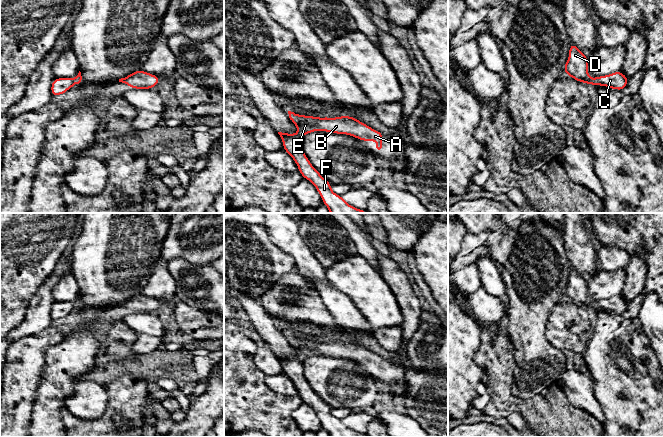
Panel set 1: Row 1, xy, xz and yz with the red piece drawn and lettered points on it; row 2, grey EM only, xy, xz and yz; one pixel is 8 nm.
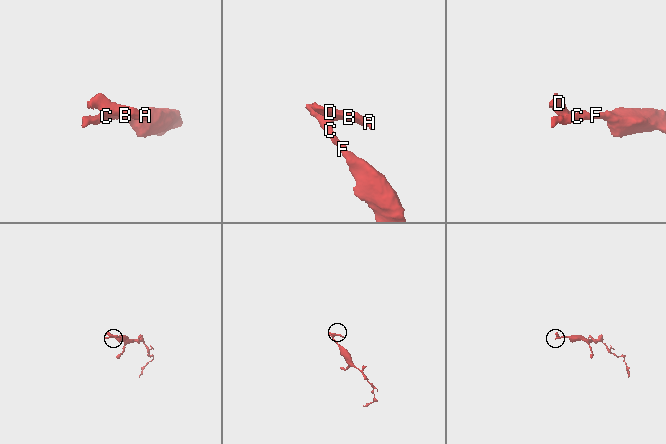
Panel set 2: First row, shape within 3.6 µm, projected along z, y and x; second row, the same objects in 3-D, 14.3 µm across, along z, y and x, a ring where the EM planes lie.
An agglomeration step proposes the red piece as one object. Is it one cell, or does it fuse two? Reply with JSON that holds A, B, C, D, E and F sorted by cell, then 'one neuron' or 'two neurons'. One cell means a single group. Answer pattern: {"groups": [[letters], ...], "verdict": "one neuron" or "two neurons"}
{"groups": [["A", "B", "D", "E"], ["C", "F"]], "verdict": "two neurons"}

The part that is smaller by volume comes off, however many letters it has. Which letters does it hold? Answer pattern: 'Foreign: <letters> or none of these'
Foreign: A, B, D, E

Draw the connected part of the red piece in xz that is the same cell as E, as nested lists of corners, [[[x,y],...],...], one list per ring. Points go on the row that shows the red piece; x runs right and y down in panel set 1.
[[[288,111],[290,120],[298,128],[298,134],[304,136],[314,131],[325,131],[335,134],[345,134],[353,136],[364,141],[374,140],[376,148],[382,148],[382,139],[384,134],[372,129],[363,122],[360,122],[352,116],[330,117],[315,117],[299,115]]]

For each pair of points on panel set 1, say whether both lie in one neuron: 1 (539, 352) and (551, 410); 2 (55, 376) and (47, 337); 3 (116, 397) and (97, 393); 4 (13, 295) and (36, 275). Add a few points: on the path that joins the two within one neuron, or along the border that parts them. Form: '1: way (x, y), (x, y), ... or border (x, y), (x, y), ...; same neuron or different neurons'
1: border (547, 390), (525, 399); different neurons
2: border (64, 333), (58, 342), (46, 350), (42, 368); different neurons
3: border (106, 387), (107, 406), (99, 417); different neurons
4: way (19, 289), (30, 278); same neuron

